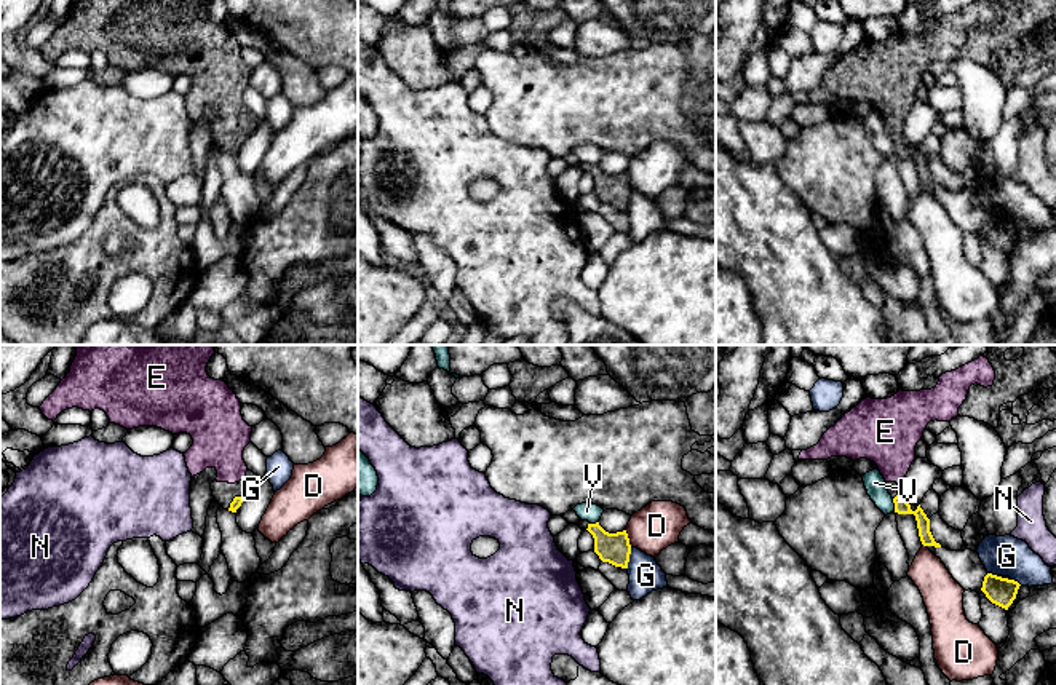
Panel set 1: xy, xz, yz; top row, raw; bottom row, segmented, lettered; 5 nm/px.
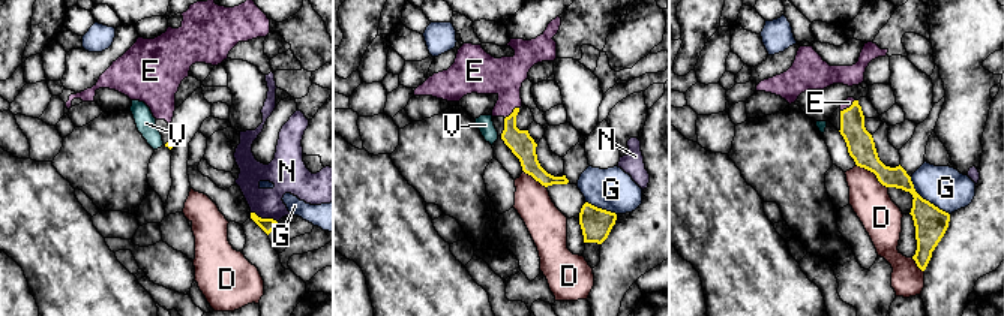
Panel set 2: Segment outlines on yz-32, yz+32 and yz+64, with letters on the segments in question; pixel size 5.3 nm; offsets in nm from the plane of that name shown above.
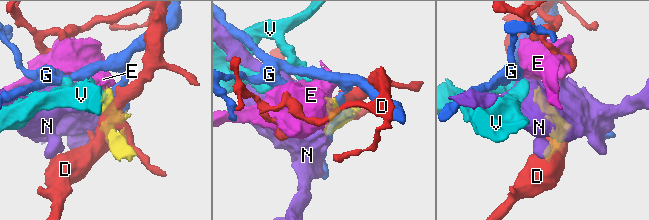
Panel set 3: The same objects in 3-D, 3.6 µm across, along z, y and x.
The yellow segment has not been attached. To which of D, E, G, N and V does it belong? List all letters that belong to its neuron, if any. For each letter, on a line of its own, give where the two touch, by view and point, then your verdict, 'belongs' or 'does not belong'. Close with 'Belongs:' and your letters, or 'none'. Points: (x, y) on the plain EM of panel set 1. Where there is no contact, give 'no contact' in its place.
D: xz (628, 181) | does not belong
E: yz (901, 126) | belongs
G: xz (628, 200) | does not belong
N: yz (1005, 221) | does not belong
V: yz (895, 147) | does not belong
Belongs: E

